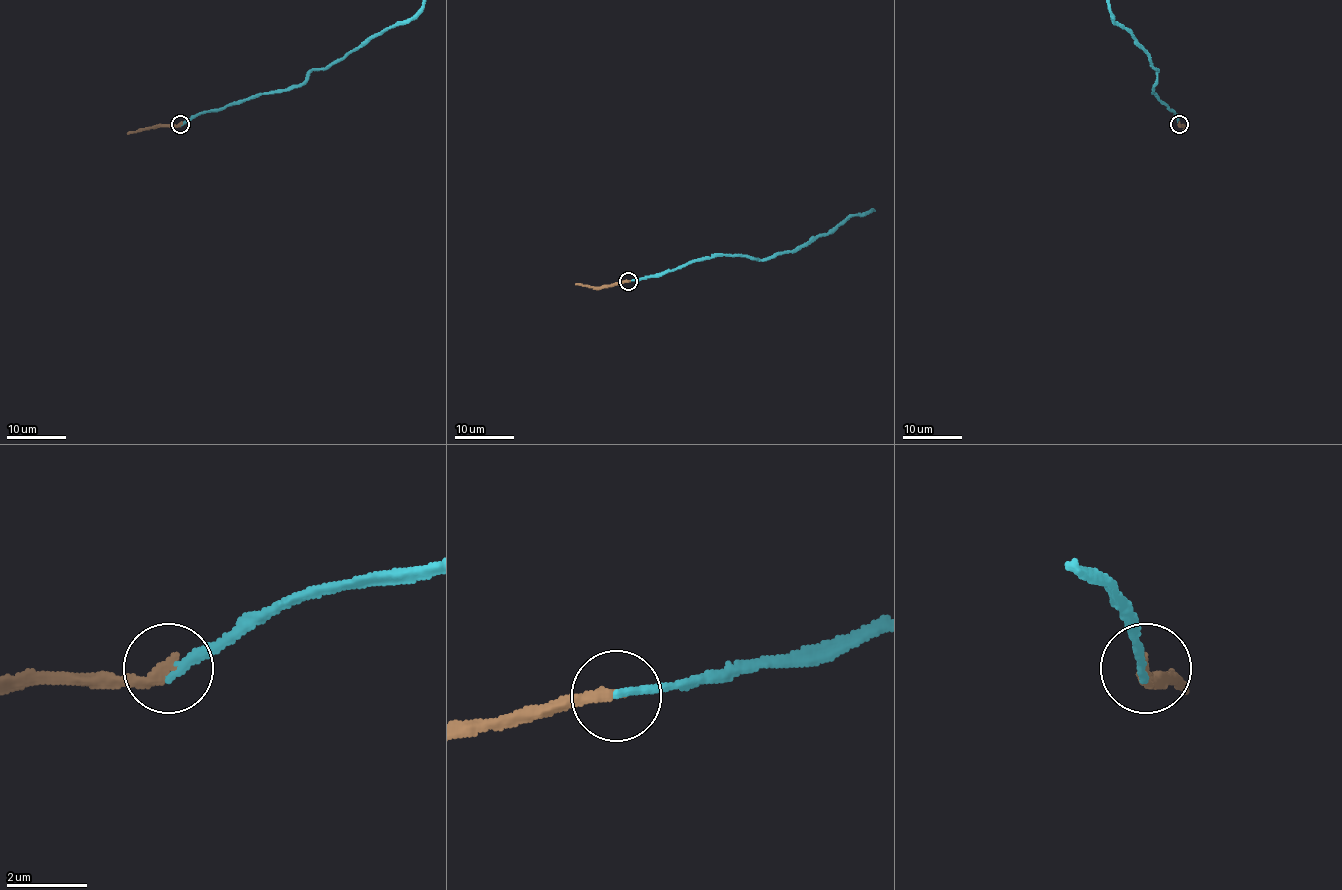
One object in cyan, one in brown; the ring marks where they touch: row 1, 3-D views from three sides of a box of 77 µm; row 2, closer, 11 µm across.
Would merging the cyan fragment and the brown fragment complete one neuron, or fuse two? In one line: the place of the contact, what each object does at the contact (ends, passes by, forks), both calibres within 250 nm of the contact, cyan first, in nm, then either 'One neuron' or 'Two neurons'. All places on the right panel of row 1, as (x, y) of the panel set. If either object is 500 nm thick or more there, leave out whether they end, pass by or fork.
Place: (1179, 124). At the ring cyan ends. At the ring brown ends. Thickness 200 nm (cyan) against 320 nm. One neuron

